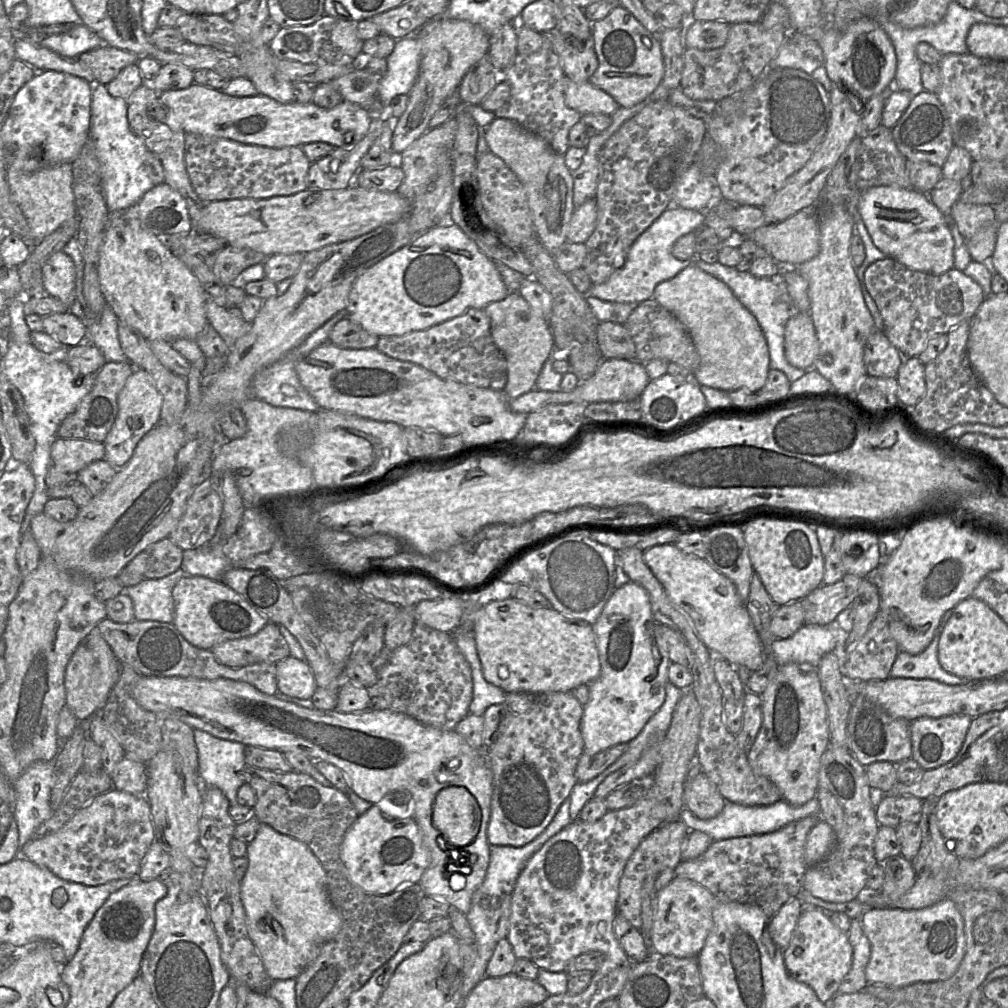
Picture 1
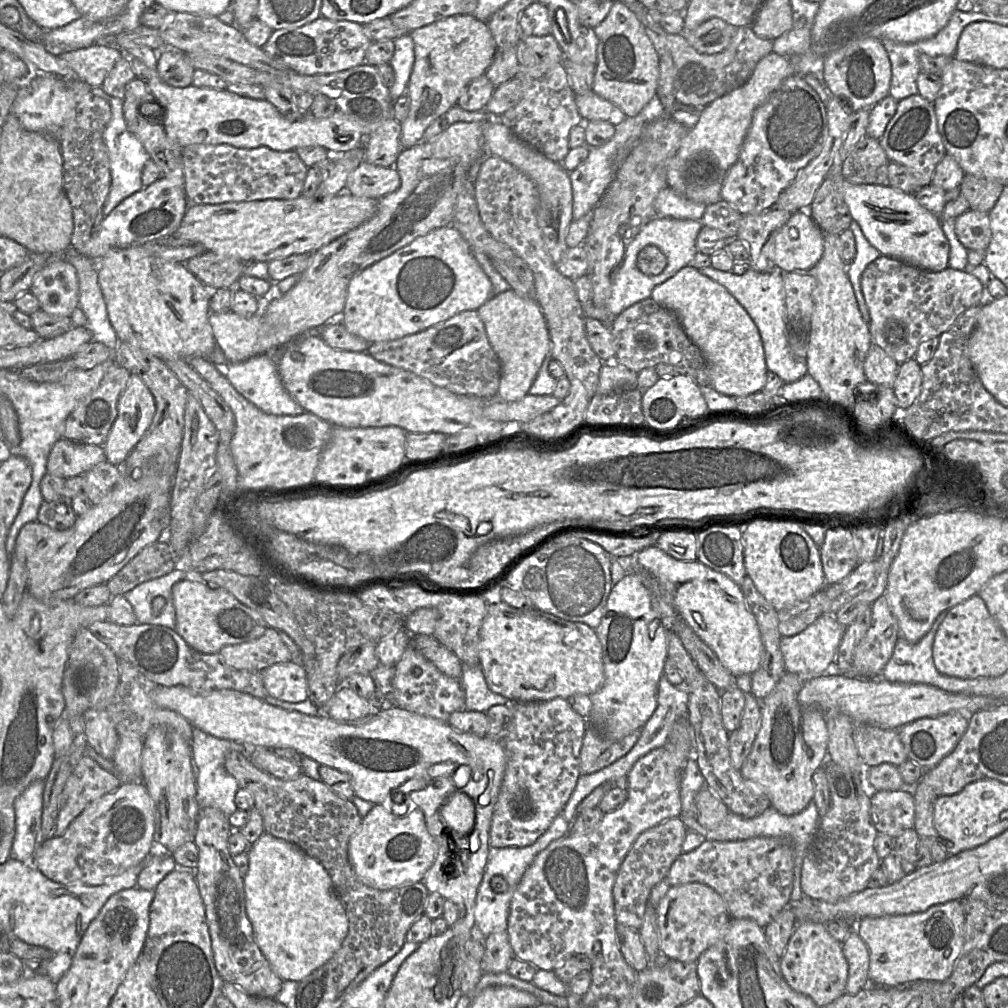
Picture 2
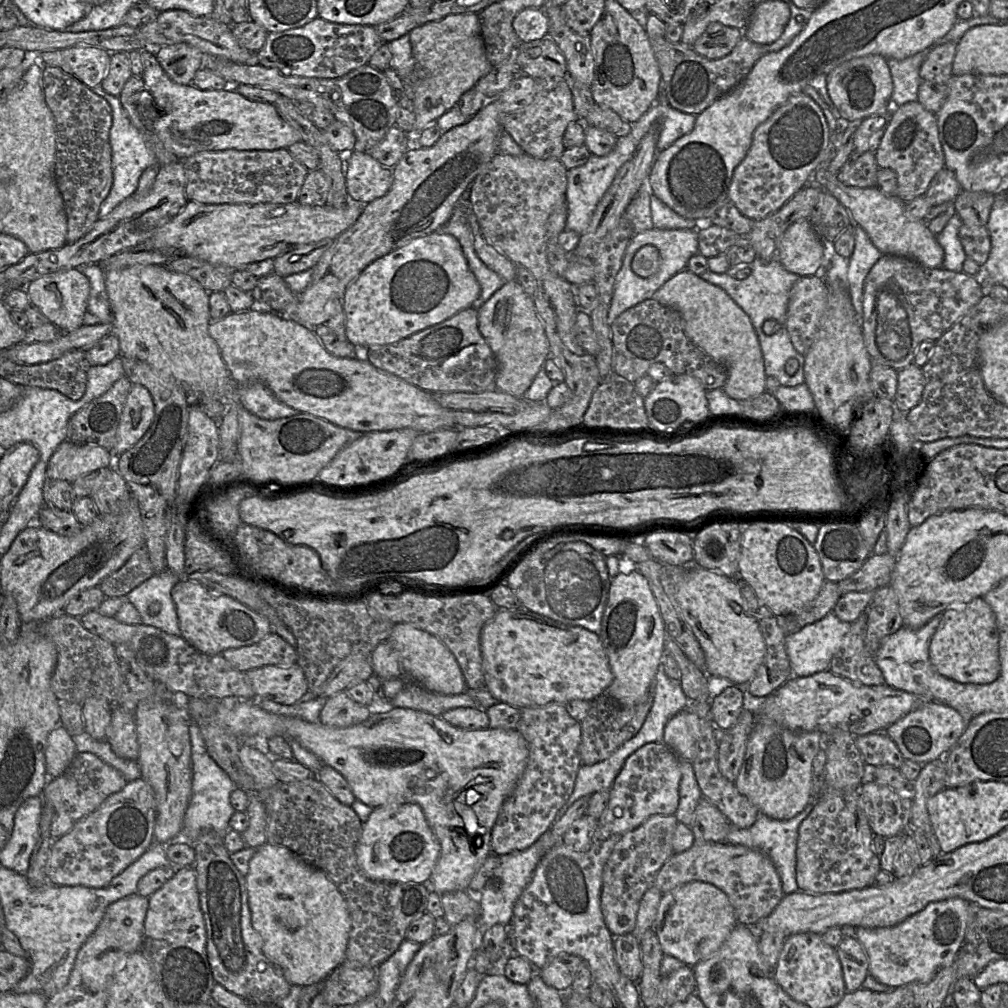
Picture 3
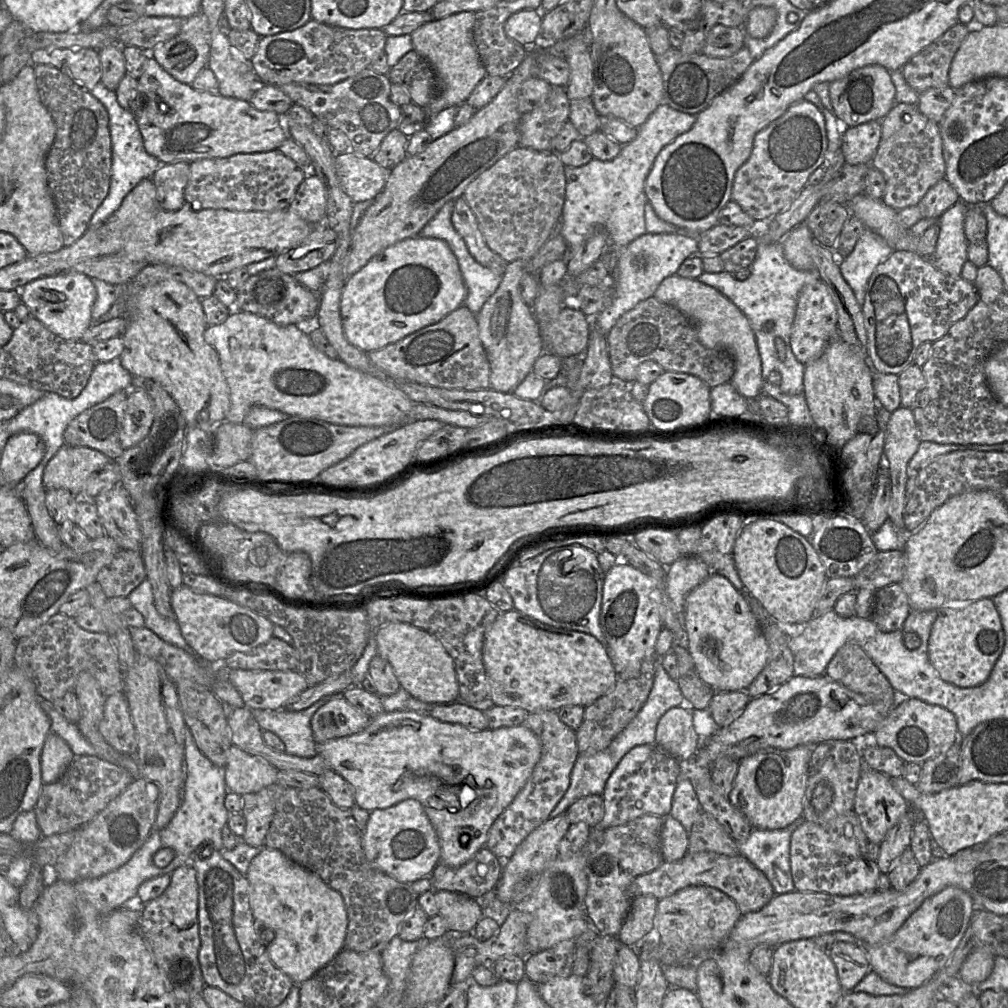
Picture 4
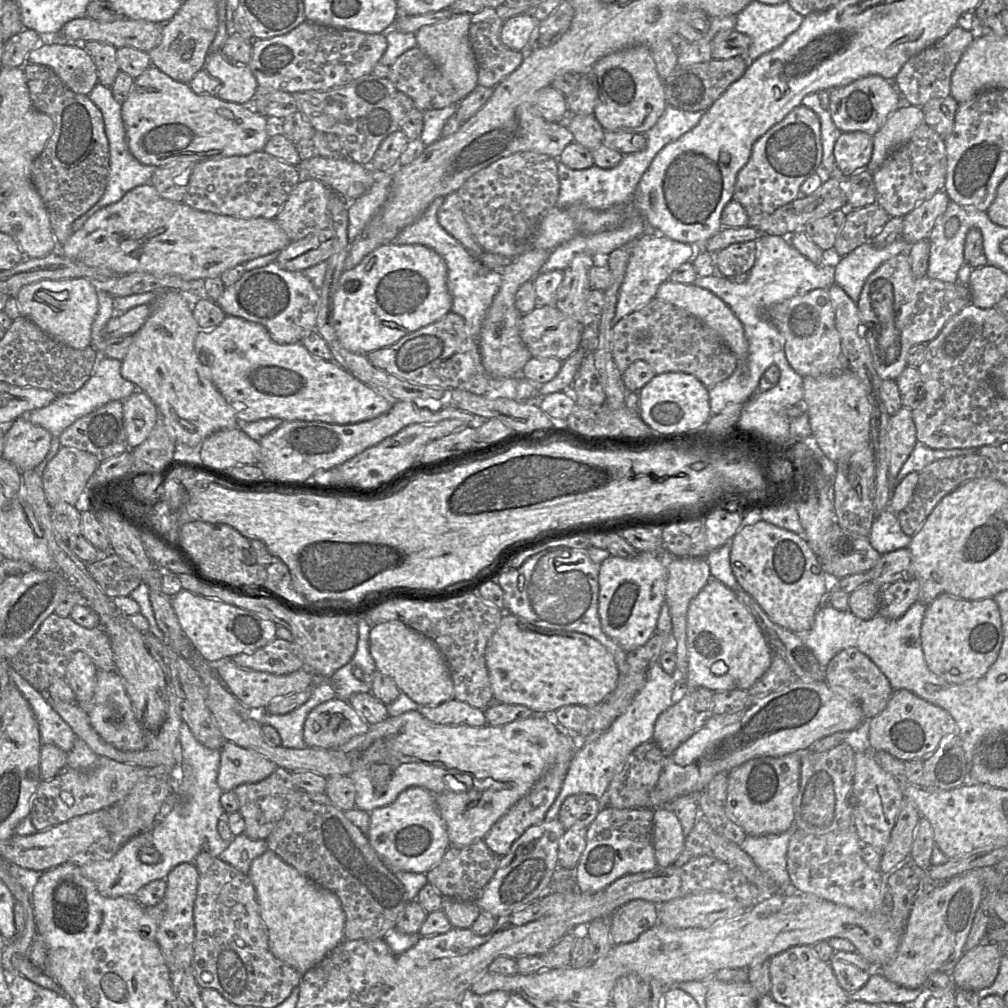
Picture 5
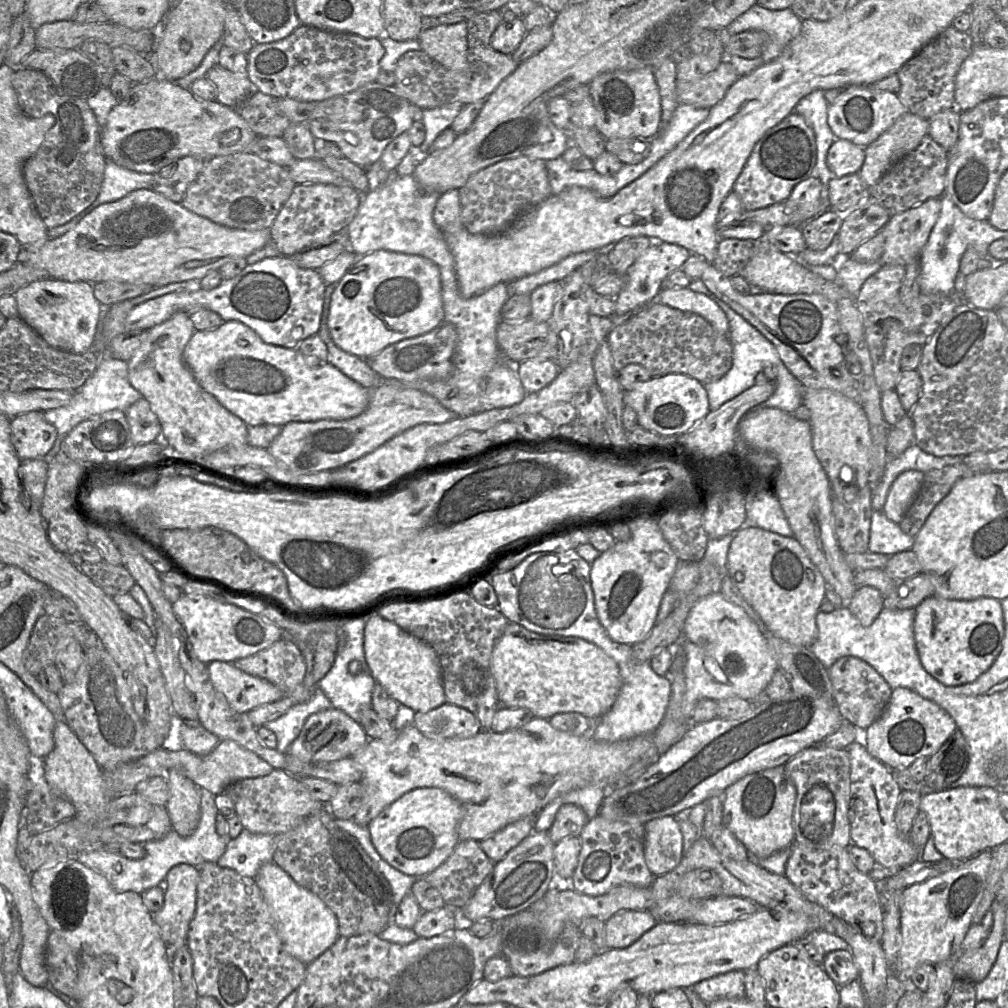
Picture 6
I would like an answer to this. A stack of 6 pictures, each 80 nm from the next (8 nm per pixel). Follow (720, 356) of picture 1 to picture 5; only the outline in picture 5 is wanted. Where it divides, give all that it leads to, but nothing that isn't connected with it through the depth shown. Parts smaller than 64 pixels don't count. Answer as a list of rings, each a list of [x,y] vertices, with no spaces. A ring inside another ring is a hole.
[[[667,280],[659,286],[656,298],[684,309],[701,320],[728,345],[738,361],[745,361],[747,359],[748,342],[745,337],[743,325],[729,306],[715,294],[693,283],[683,284]]]

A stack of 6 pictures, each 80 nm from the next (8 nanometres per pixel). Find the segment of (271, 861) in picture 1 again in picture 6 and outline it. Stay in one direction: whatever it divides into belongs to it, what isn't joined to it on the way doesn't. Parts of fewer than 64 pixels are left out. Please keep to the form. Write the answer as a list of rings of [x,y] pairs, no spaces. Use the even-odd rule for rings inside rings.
[[[274,861],[264,863],[254,881],[269,907],[284,950],[294,958],[309,965],[340,937],[338,920],[333,911],[316,894],[298,885]]]

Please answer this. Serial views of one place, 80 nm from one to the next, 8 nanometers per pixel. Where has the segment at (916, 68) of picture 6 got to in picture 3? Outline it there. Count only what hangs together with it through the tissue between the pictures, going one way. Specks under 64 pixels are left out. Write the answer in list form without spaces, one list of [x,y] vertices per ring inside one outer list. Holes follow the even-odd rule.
[[[956,42],[936,43],[932,46],[920,67],[921,80],[947,84],[952,76],[952,63],[956,50]]]

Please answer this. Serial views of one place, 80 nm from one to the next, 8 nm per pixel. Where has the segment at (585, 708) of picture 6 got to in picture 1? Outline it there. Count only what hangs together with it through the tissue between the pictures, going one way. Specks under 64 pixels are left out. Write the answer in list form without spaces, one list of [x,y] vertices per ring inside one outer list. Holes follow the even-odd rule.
[[[513,597],[477,607],[474,638],[485,680],[506,693],[570,692],[582,684],[592,683],[601,672],[596,637],[591,624],[568,618],[553,608],[532,608]]]

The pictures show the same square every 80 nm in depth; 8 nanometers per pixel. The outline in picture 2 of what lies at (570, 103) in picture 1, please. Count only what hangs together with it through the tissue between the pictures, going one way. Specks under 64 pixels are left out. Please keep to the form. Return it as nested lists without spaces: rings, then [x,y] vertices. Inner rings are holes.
[[[593,90],[583,95],[575,95],[575,103],[584,122],[607,121],[616,126],[626,118],[618,106],[600,97]]]

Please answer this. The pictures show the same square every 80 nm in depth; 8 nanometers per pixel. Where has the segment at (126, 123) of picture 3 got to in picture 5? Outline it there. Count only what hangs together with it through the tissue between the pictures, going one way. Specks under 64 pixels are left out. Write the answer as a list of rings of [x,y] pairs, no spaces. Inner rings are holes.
[[[98,82],[88,96],[90,100],[100,109],[103,115],[105,133],[109,142],[110,167],[107,185],[103,196],[91,209],[74,221],[72,225],[74,231],[80,229],[87,219],[89,219],[101,208],[118,202],[133,188],[149,183],[156,170],[156,167],[154,166],[144,165],[139,162],[130,152],[125,125],[121,115],[121,103],[115,100],[111,88]]]

